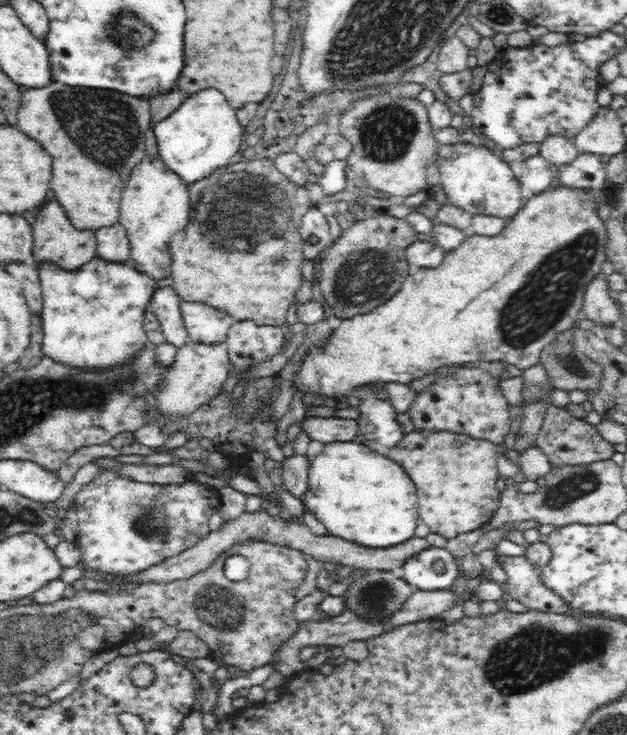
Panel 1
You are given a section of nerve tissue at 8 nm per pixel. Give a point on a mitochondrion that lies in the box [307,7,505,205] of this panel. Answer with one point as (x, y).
(387, 133)

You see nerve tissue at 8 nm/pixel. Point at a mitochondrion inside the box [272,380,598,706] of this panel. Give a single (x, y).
(377, 598)

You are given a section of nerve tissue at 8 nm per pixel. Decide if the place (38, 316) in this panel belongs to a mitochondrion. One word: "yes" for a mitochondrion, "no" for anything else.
no

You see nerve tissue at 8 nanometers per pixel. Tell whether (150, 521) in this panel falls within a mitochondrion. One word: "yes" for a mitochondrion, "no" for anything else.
yes

